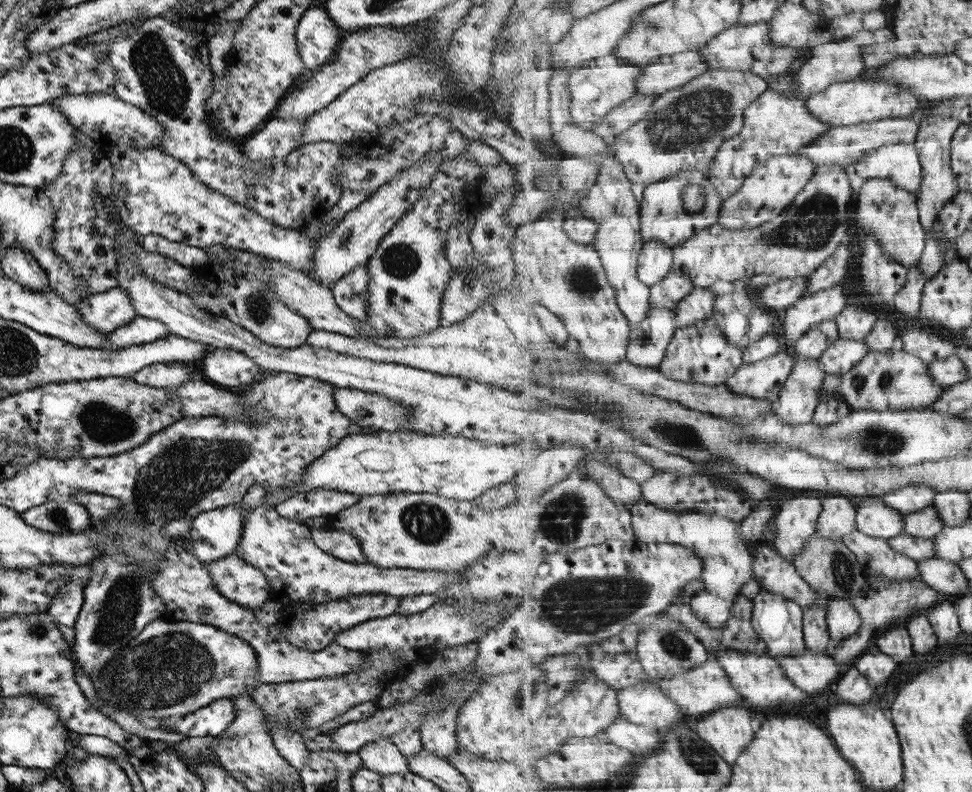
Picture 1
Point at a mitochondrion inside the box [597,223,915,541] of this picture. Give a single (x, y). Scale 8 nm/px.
(877, 440)

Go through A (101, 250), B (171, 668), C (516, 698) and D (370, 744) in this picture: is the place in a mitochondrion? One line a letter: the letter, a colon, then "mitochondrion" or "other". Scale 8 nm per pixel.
A: other
B: mitochondrion
C: mitochondrion
D: other

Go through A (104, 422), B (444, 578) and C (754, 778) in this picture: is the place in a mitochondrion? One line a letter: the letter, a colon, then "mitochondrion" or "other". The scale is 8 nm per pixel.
A: mitochondrion
B: other
C: other

